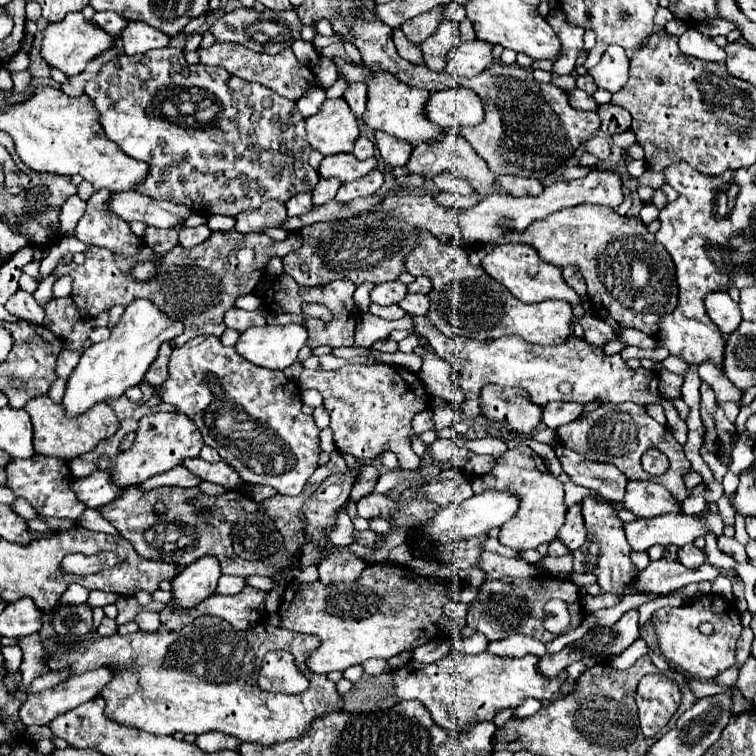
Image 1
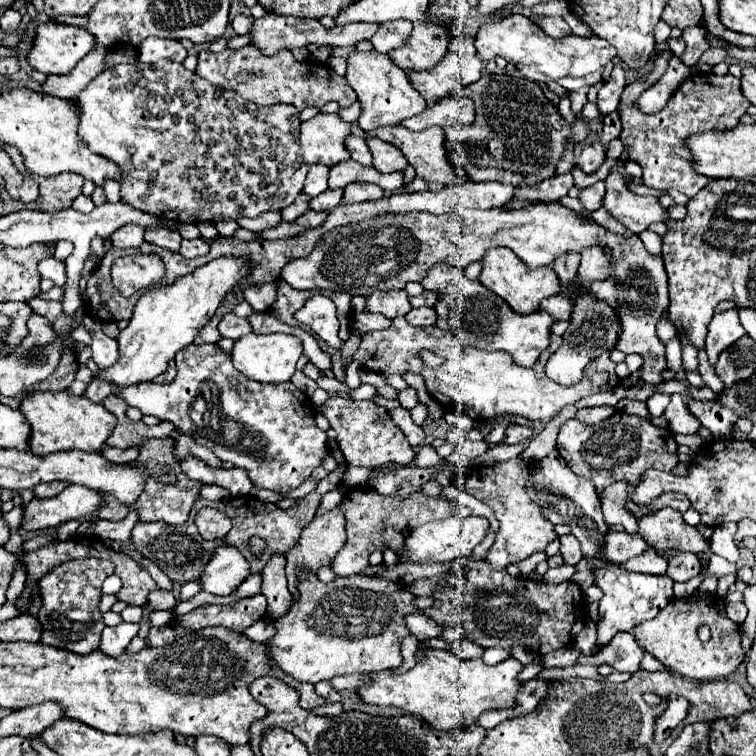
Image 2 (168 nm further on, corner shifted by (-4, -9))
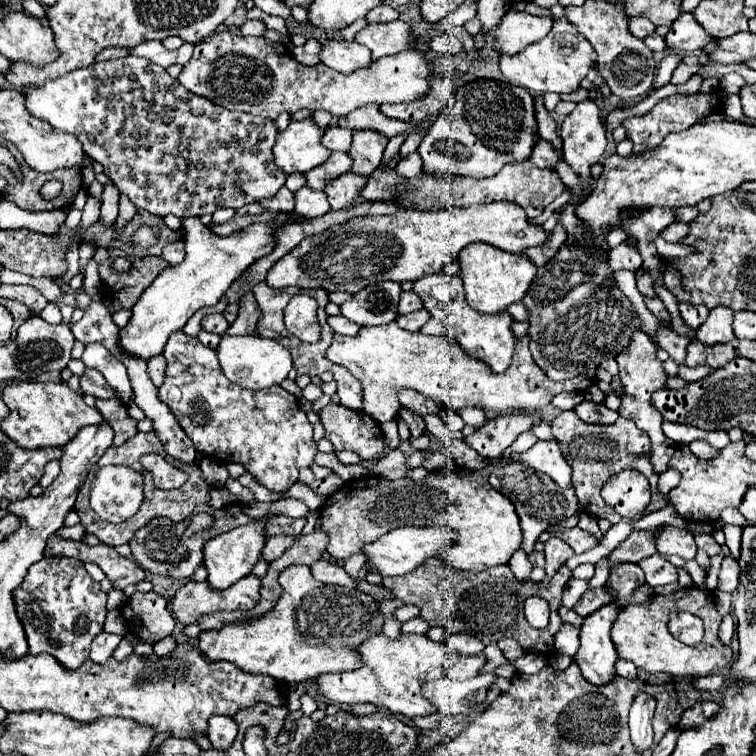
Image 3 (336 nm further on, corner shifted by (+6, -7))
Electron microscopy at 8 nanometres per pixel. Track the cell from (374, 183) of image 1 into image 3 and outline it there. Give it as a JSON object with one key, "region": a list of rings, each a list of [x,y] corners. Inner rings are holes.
{"region":[[[346,172],[346,174],[338,176],[336,180],[332,180],[324,190],[328,194],[330,208],[342,210],[342,208],[354,204],[366,182],[368,182],[368,178],[364,178],[360,174],[352,174],[352,172]]]}

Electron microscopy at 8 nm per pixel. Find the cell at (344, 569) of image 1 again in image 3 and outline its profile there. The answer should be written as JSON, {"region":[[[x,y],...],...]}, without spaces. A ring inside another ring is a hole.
{"region":[[[448,462],[444,468],[430,472],[422,482],[414,482],[412,478],[386,480],[386,478],[376,478],[376,476],[348,480],[338,492],[328,496],[320,514],[322,514],[322,528],[330,536],[326,550],[330,552],[332,558],[340,562],[350,558],[352,554],[360,554],[368,542],[378,540],[386,532],[400,526],[450,526],[454,528],[458,532],[458,540],[454,542],[454,546],[444,548],[440,556],[452,568],[468,570],[468,572],[480,572],[492,566],[508,564],[510,556],[522,546],[522,528],[520,528],[520,518],[516,514],[516,508],[502,492],[494,490],[488,484],[488,470],[474,472],[454,462]]]}

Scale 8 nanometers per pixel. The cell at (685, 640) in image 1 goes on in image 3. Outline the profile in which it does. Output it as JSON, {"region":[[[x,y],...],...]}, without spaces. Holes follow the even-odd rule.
{"region":[[[696,586],[696,588],[682,590],[672,596],[654,594],[644,604],[630,604],[630,606],[622,608],[618,614],[618,620],[612,626],[612,642],[614,642],[620,658],[634,662],[636,666],[644,668],[650,674],[666,672],[674,678],[700,678],[700,676],[708,676],[708,674],[714,674],[716,670],[724,668],[732,658],[732,648],[724,646],[718,638],[720,622],[722,622],[722,618],[716,610],[714,598],[710,598],[710,594],[706,590]],[[670,608],[696,614],[704,620],[704,640],[700,644],[686,646],[668,632],[668,616],[672,612]]]}

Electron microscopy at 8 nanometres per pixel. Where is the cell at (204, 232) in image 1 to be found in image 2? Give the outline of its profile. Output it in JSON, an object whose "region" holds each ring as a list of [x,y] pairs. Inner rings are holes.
{"region":[[[194,238],[194,240],[182,240],[180,246],[180,254],[184,258],[196,258],[196,256],[204,256],[210,250],[210,246],[202,240],[202,238]]]}

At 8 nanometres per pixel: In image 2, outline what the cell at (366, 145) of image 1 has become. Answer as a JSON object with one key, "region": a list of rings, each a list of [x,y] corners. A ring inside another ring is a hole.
{"region":[[[350,134],[344,142],[346,142],[346,150],[350,152],[352,160],[360,162],[362,166],[372,166],[372,154],[370,154],[370,150],[366,146],[366,140],[362,136]]]}

